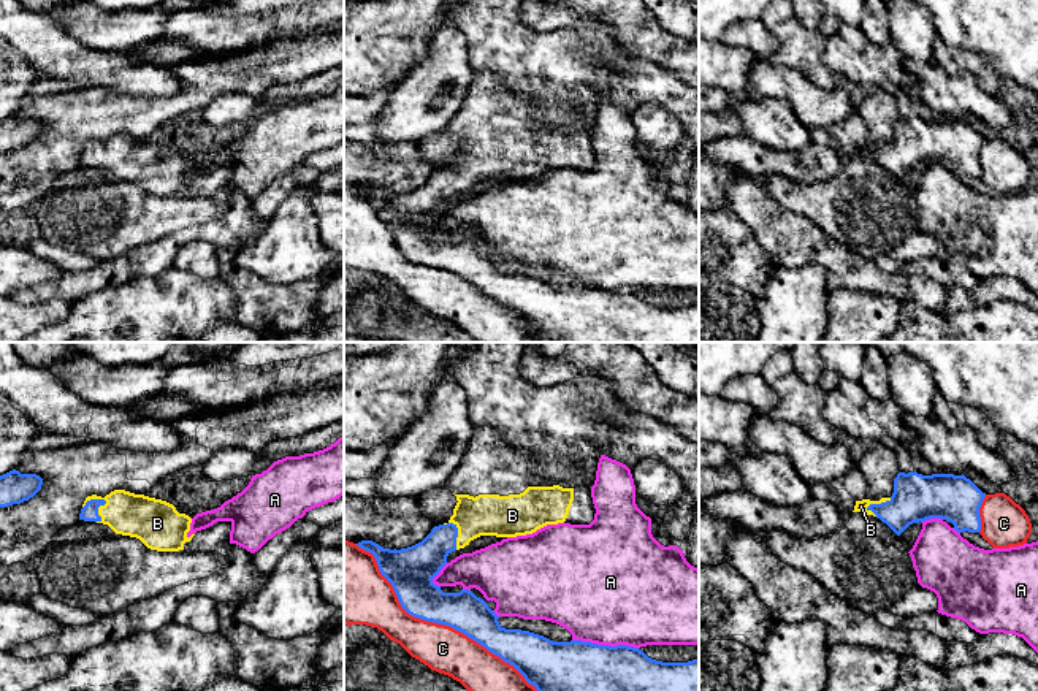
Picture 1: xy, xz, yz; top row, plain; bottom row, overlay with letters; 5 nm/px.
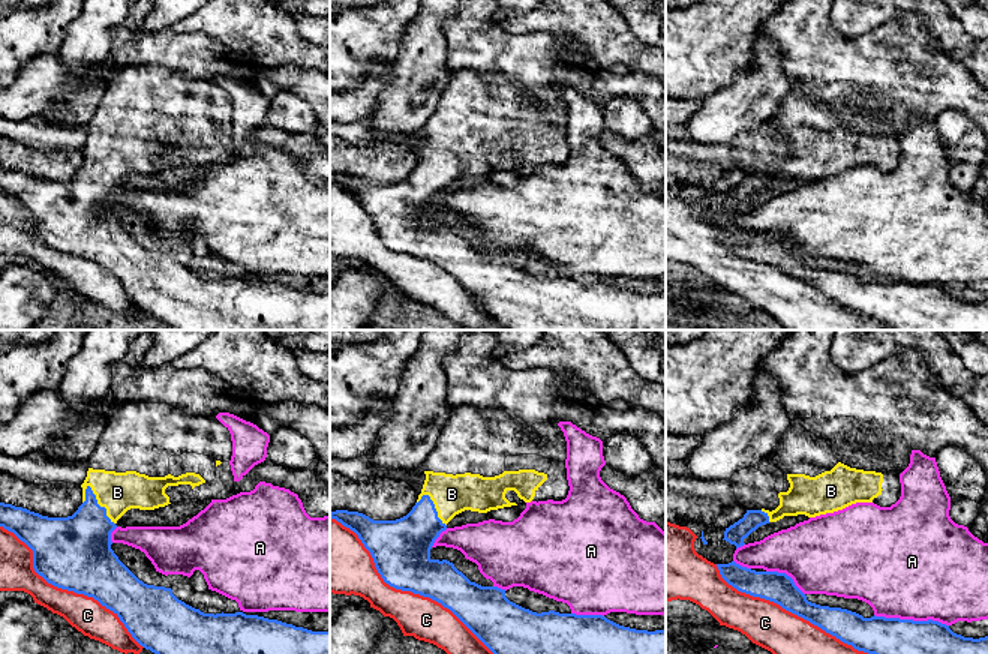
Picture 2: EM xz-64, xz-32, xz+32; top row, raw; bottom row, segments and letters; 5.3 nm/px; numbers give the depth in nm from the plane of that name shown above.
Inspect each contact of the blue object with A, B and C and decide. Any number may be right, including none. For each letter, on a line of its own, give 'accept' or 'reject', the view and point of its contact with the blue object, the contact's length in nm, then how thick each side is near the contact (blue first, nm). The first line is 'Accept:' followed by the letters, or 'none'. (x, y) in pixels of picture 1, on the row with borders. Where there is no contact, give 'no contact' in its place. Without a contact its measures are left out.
Accept: B
A: reject | xz (606, 645) | 340 nm | 260/500 nm
B: accept | xy (102, 504) | 140 nm | 90/220 nm
C: reject | xz (436, 622) | 1200 nm | 200/240 nm

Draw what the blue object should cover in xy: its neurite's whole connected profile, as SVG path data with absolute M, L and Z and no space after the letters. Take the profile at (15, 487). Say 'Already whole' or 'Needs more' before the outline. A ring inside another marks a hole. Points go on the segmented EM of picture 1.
Already whole. M13 469L0 475L0 507L21 504L33 498L43 485L43 479L36 474L21 474Z

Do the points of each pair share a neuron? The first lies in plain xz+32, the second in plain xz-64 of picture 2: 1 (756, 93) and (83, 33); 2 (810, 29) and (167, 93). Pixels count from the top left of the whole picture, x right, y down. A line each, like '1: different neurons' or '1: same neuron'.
1: same neuron
2: different neurons

